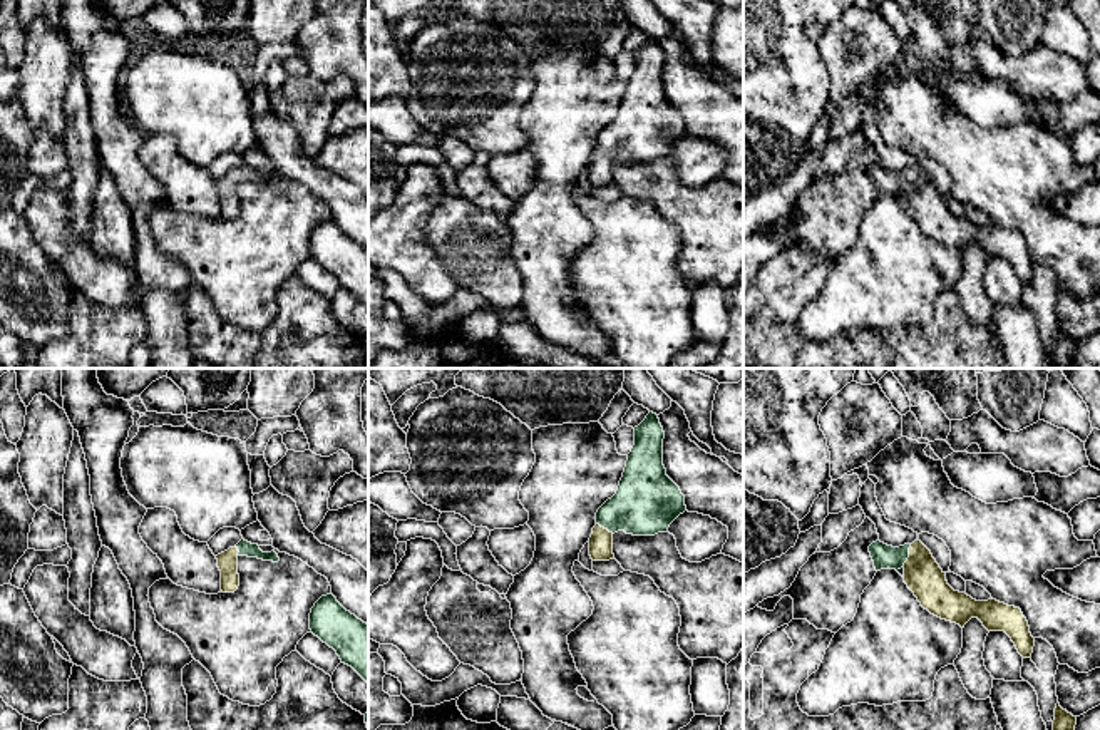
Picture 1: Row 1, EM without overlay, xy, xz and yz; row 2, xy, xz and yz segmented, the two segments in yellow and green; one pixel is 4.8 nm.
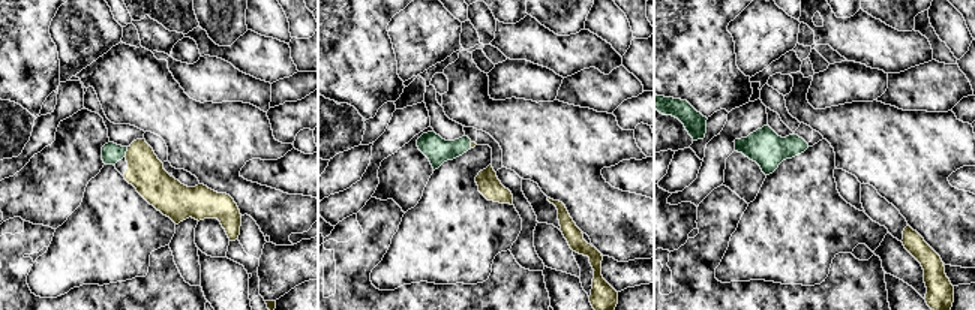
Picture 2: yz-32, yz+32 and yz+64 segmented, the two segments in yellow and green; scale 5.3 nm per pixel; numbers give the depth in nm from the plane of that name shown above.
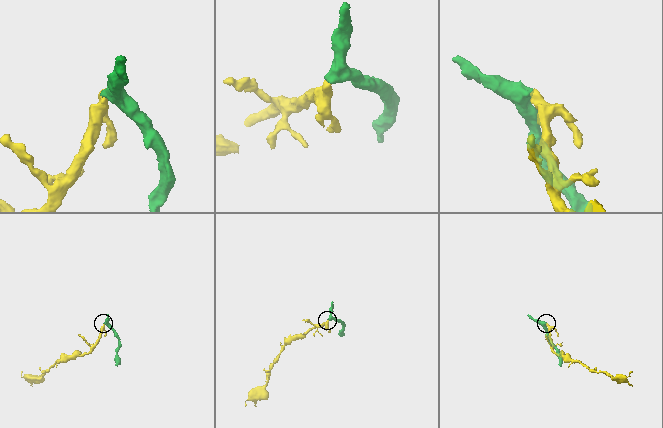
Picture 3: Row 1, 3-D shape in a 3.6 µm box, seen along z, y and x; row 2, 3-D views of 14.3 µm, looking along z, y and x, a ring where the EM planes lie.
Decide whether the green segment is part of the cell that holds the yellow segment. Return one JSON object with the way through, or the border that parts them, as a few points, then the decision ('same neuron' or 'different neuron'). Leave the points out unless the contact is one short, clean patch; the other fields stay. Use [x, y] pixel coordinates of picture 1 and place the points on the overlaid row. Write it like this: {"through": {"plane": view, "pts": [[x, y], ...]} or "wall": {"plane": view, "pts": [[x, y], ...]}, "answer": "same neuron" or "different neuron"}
{"through": {"plane": "yz", "pts": [[925, 578], [920, 565], [909, 555], [884, 556]]}, "answer": "same neuron"}

